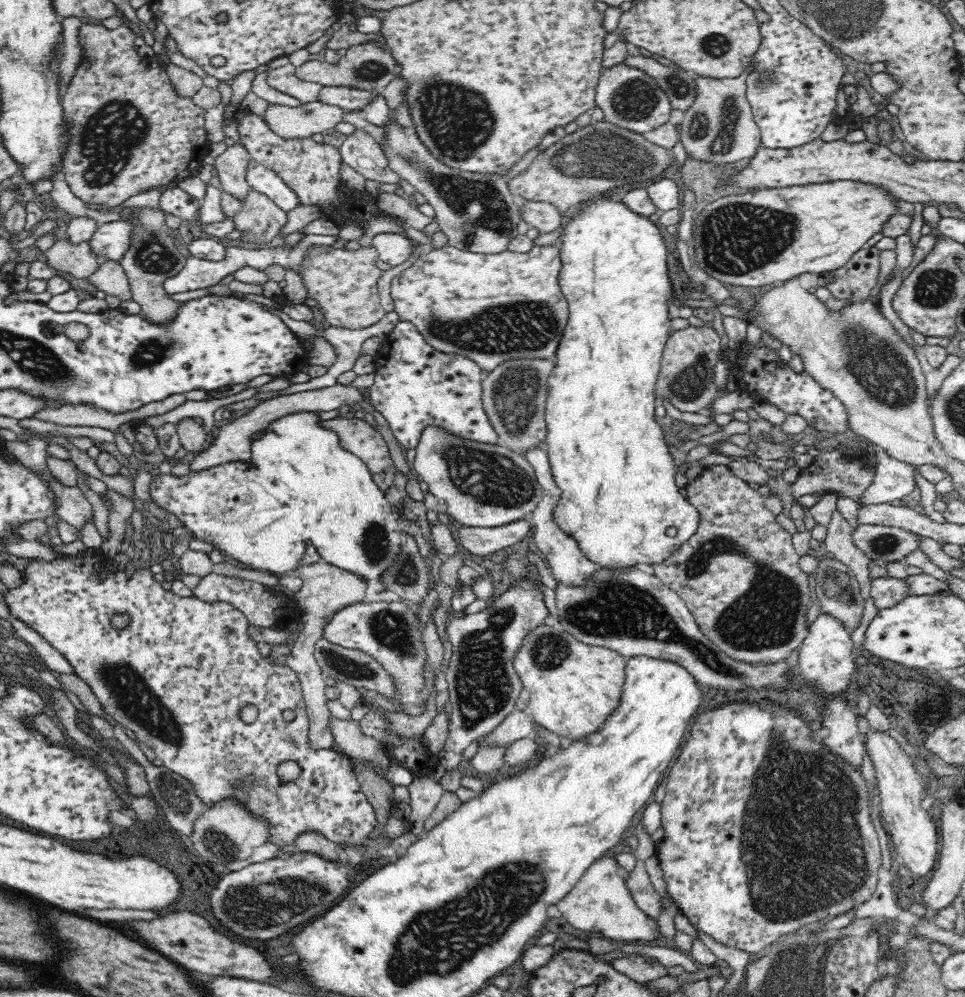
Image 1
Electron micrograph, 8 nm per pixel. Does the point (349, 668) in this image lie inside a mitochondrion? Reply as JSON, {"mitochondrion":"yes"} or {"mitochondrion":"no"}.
{"mitochondrion":"yes"}

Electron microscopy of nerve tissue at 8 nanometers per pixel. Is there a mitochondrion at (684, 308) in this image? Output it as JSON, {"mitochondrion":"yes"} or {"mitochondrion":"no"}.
{"mitochondrion":"no"}

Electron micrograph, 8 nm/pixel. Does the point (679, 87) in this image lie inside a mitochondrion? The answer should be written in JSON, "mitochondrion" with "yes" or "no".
{"mitochondrion":"yes"}

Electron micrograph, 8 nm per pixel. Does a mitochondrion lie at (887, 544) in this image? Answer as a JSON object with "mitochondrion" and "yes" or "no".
{"mitochondrion":"yes"}

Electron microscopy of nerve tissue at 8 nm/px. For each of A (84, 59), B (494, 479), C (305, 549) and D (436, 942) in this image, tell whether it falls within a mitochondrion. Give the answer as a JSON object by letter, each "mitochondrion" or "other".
{"A":"other","B":"mitochondrion","C":"other","D":"mitochondrion"}

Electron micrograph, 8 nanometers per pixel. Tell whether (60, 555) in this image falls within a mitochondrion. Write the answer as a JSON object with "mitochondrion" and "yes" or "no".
{"mitochondrion":"no"}

